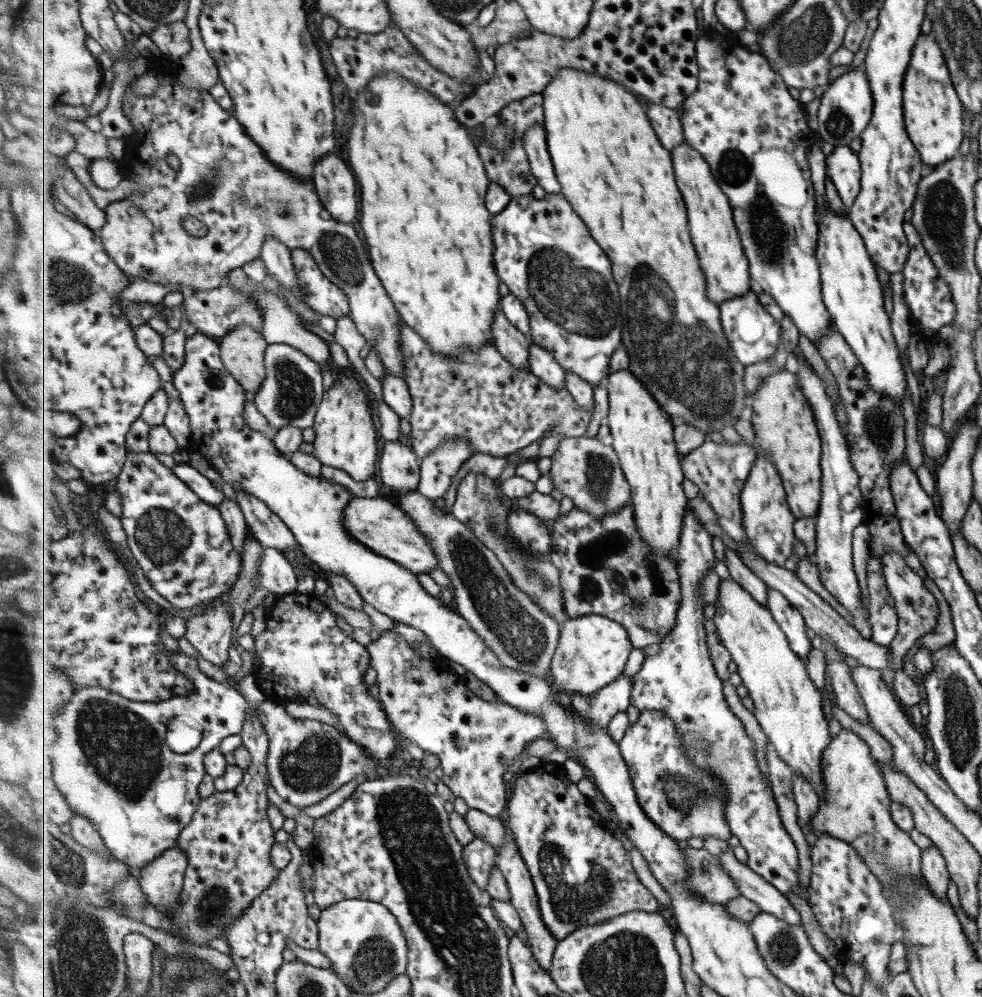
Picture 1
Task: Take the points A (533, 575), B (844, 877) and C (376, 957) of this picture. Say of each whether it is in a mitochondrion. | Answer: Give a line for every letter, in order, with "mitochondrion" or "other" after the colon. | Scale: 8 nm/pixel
A: mitochondrion
B: other
C: mitochondrion

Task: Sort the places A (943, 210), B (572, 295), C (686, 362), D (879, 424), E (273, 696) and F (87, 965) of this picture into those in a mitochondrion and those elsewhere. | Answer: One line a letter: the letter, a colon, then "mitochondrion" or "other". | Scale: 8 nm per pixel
A: mitochondrion
B: mitochondrion
C: mitochondrion
D: mitochondrion
E: other
F: mitochondrion

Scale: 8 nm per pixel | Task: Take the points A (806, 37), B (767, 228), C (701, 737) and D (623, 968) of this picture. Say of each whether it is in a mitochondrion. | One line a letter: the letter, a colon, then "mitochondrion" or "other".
A: mitochondrion
B: mitochondrion
C: mitochondrion
D: mitochondrion

